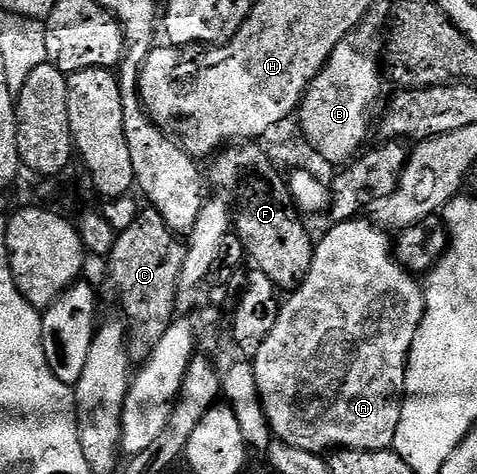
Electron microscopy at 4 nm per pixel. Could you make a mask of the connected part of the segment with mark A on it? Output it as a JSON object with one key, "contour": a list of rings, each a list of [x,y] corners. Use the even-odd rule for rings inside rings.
{"contour":[[[372,220],[339,221],[328,227],[330,229],[326,231],[325,238],[322,241],[320,238],[313,246],[313,262],[308,279],[284,298],[281,314],[279,319],[275,319],[271,335],[267,335],[263,347],[259,347],[259,351],[251,358],[255,383],[259,387],[259,395],[269,425],[273,428],[273,436],[292,448],[302,448],[303,451],[322,455],[339,449],[392,449],[395,431],[399,431],[399,415],[405,396],[405,372],[411,343],[415,343],[415,331],[419,331],[419,323],[425,314],[425,291],[422,282],[397,261],[395,245],[390,234]]]}

